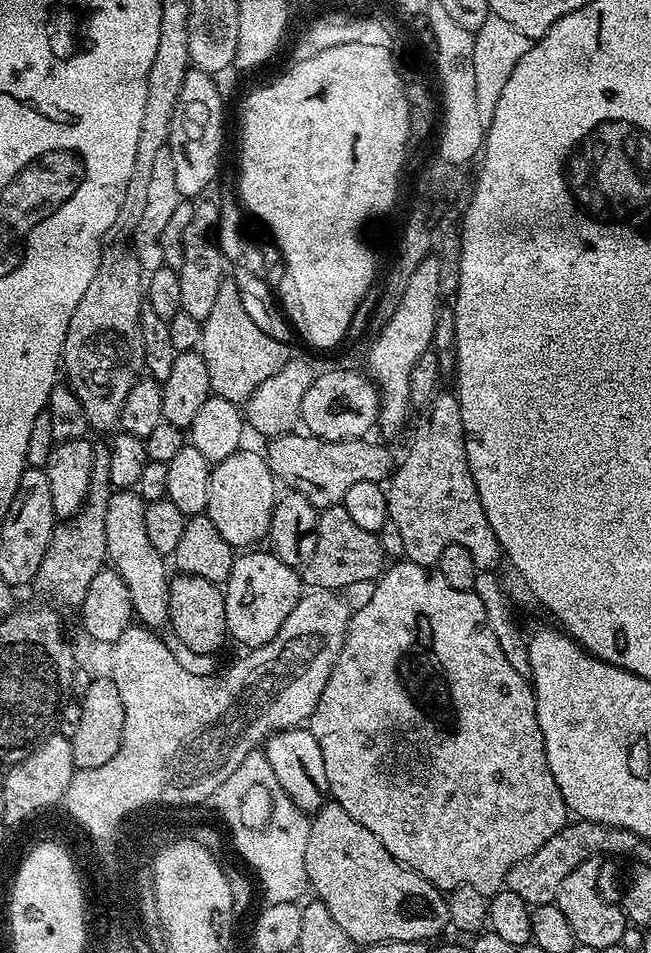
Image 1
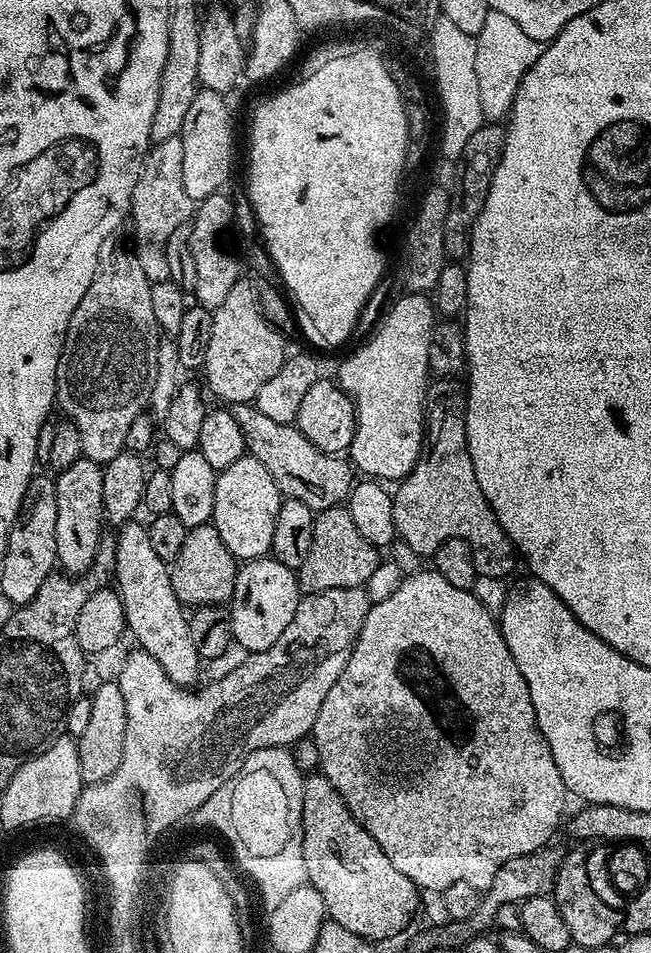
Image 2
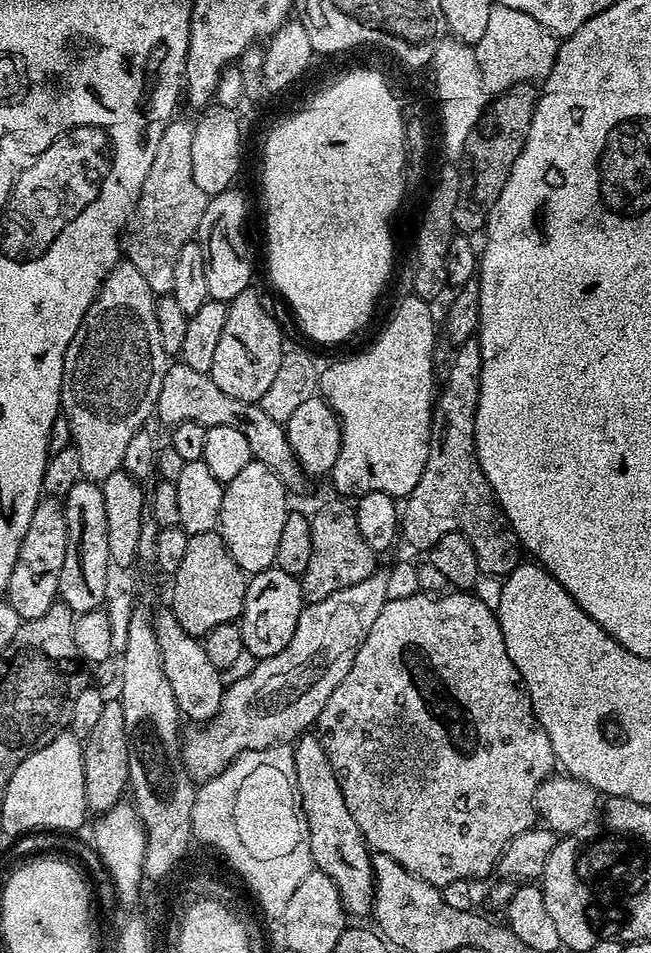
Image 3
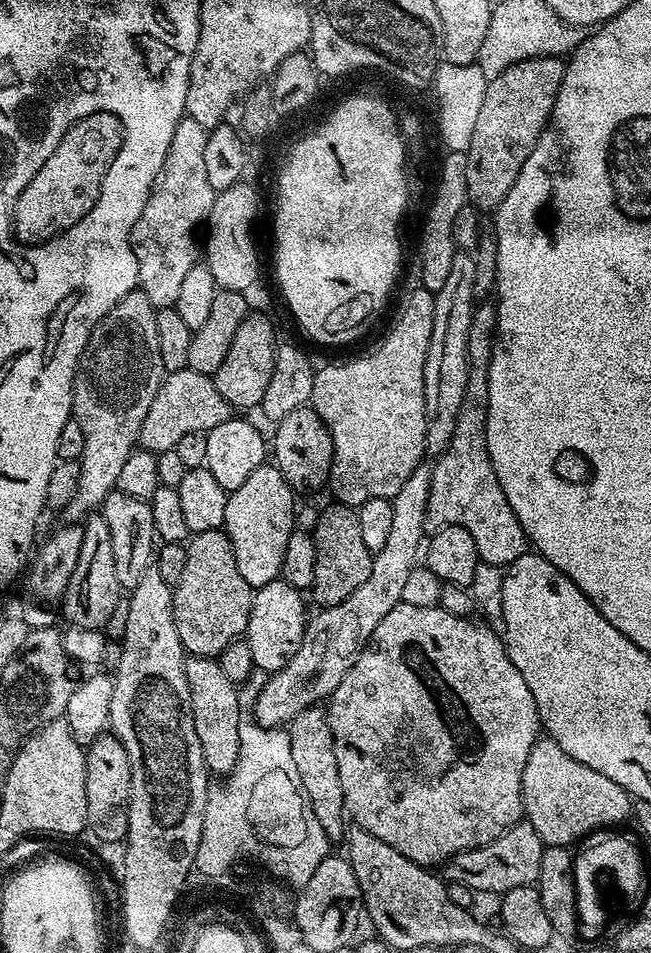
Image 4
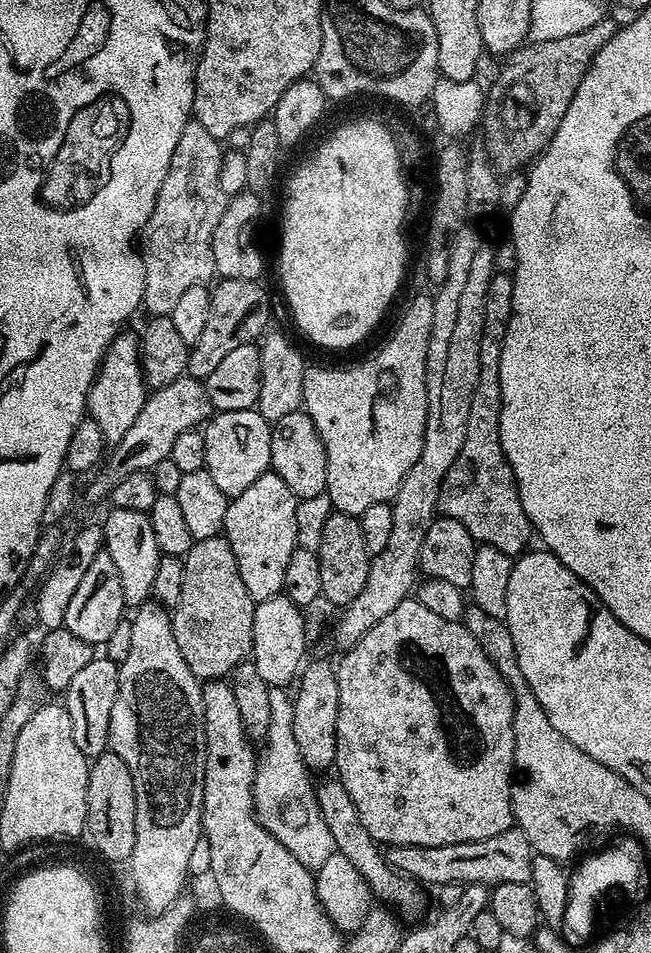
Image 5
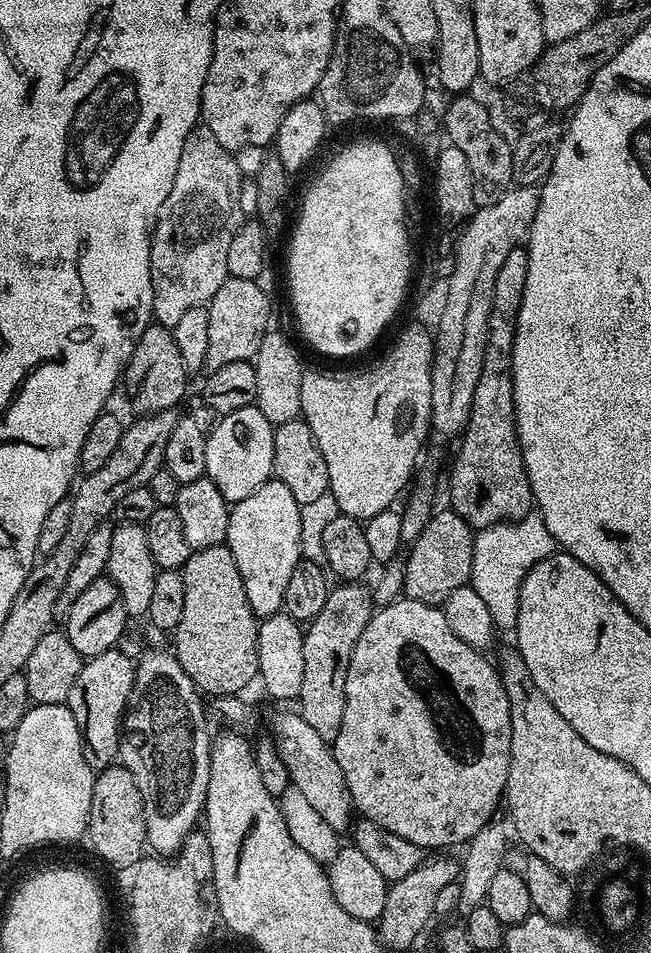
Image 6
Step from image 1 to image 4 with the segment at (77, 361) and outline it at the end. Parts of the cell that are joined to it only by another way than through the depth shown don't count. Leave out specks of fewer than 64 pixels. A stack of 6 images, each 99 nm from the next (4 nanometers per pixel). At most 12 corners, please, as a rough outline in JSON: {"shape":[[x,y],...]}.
{"shape":[[130,292],[94,326],[72,387],[86,442],[79,525],[116,488],[166,375]]}

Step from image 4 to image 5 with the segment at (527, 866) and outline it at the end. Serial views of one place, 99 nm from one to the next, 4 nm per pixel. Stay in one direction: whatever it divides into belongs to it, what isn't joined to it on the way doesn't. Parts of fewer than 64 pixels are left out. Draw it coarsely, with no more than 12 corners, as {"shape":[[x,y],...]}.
{"shape":[[523,830],[450,846],[391,845],[421,886],[528,882]]}

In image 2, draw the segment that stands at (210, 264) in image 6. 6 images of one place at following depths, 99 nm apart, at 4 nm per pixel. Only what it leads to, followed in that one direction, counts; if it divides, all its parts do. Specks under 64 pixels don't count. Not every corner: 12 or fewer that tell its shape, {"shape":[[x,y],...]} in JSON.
{"shape":[[179,135],[144,155],[130,209],[148,280],[168,279],[166,242],[189,223]]}

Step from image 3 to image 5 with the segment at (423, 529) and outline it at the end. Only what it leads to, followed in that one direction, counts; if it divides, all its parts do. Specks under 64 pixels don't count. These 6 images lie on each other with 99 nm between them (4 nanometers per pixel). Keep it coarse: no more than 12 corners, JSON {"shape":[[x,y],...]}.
{"shape":[[514,286],[486,290],[468,437],[439,511],[510,557],[534,540],[500,441]]}

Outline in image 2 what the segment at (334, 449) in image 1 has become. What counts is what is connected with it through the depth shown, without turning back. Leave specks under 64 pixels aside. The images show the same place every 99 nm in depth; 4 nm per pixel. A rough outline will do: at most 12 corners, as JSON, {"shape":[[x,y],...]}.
{"shape":[[233,404],[247,455],[281,497],[313,513],[343,505],[354,469],[295,424]]}

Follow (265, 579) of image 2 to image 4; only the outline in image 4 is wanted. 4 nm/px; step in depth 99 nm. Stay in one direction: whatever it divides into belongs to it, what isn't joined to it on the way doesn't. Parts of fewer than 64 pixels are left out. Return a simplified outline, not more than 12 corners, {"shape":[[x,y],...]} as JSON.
{"shape":[[279,578],[252,593],[252,663],[282,670],[302,646],[301,589]]}

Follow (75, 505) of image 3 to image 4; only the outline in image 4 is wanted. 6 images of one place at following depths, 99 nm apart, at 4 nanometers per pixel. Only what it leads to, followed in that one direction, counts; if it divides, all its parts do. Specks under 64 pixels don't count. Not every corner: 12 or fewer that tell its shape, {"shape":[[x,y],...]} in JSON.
{"shape":[[92,514],[62,616],[103,629],[122,599],[110,526]]}

